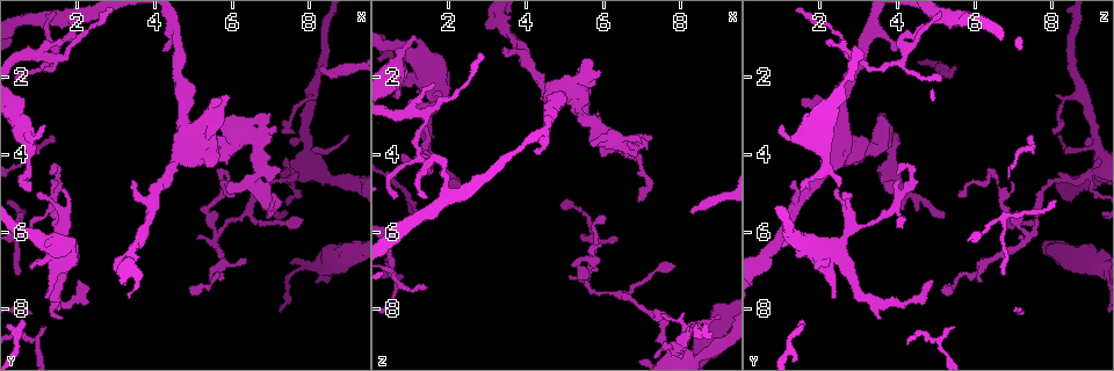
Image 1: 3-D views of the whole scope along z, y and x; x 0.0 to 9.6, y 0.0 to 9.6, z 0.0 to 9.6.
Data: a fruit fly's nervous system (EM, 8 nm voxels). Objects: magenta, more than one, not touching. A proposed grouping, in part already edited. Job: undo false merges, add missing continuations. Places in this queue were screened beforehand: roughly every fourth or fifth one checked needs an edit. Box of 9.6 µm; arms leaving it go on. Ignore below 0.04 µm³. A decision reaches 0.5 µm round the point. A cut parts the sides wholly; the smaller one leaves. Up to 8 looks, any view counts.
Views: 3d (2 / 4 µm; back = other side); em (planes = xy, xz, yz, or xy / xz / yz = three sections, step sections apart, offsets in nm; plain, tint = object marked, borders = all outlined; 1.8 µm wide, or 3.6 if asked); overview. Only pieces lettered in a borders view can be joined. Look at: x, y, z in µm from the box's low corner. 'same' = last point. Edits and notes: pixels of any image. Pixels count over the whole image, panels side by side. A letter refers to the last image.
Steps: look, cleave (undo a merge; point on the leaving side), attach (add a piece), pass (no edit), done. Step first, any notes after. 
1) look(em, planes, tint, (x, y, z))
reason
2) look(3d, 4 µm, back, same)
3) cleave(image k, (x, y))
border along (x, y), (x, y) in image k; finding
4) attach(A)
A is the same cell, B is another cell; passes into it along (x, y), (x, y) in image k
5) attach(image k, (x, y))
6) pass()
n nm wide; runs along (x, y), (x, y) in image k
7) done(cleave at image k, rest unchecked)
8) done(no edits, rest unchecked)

look(3d, 4 µm, (1.60, 8.25, 3.55))
branch stops here

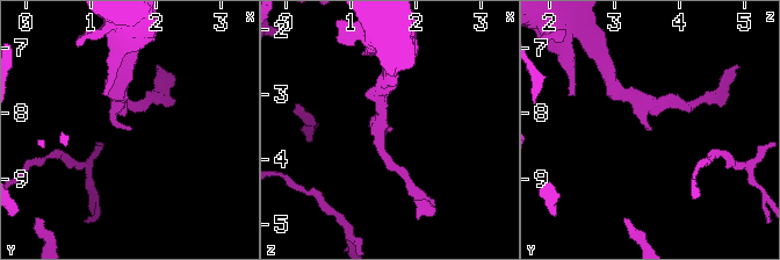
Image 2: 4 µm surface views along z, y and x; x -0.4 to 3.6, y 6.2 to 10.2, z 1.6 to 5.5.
look(em, yz, step 4, borders, (1.65, 8.30, 3.55))

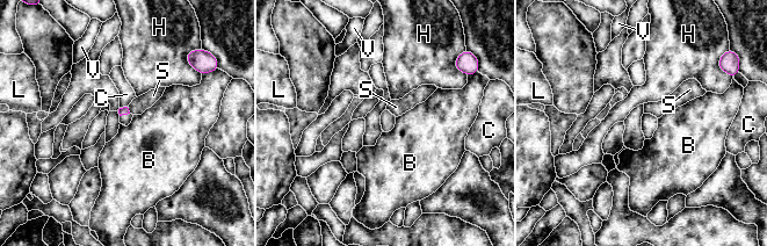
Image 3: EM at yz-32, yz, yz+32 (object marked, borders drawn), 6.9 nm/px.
look(em, planes, borders, same)

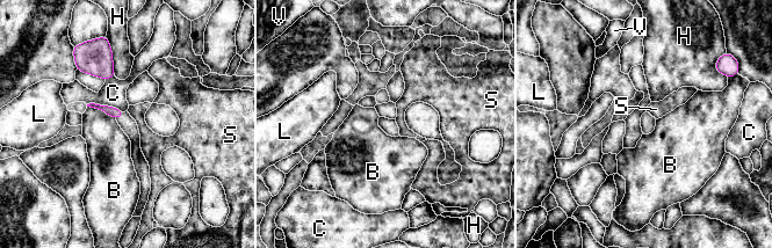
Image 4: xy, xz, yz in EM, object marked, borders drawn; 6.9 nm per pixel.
pass()
B, C, H, L, S and V are other cells; border along (87, 106), (101, 109), (115, 119) in image 4; none of them fits

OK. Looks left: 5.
look(em, xz, step 16, borders, (0.75, 6.85, 2.05))
branch stops here

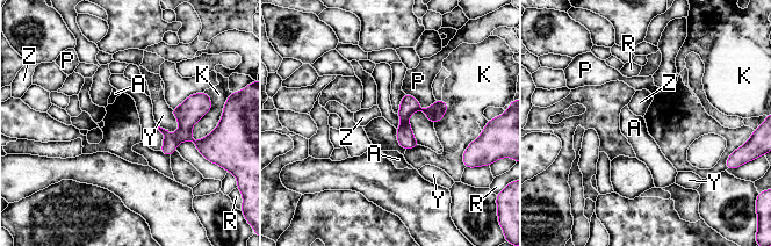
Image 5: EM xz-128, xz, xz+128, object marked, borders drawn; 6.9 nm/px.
pass()
A, K, P, R, Y and Z are other cells; runs along (192, 98), (185, 130), (167, 152) in image 5; none of them fits

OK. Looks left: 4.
look(3d, 2 µm, (1.10, 3.25, 1.00))
branch stops here

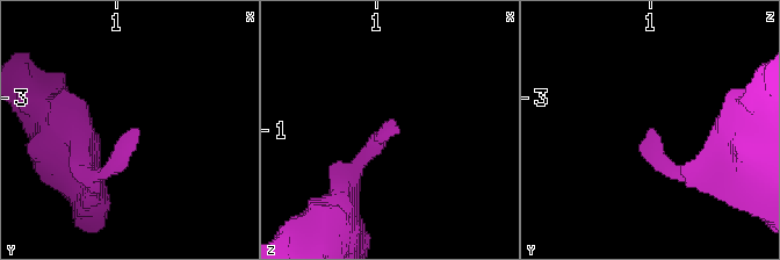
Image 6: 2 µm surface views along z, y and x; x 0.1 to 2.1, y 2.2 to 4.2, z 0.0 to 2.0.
look(em, planes, plain, (1.12, 3.26, 0.98))
shape alone is not enough

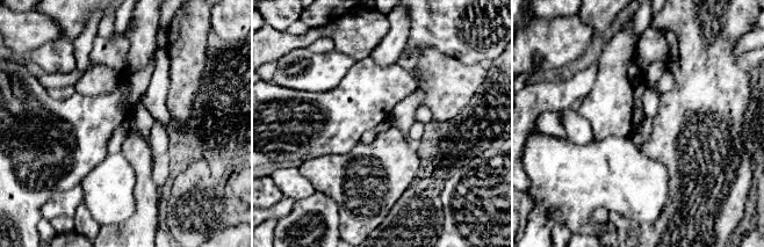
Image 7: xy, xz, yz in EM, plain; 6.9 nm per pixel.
look(em, planes, borders, same)
what lies round it

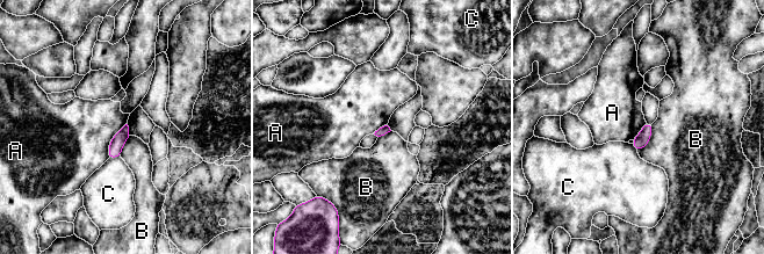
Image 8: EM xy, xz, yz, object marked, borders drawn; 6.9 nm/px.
pass()
A, B and C are other cells; border along (127, 123), (110, 140), (107, 158) in image 8; no lettered piece goes on from it

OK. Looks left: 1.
done(no edits, rest unchecked)

